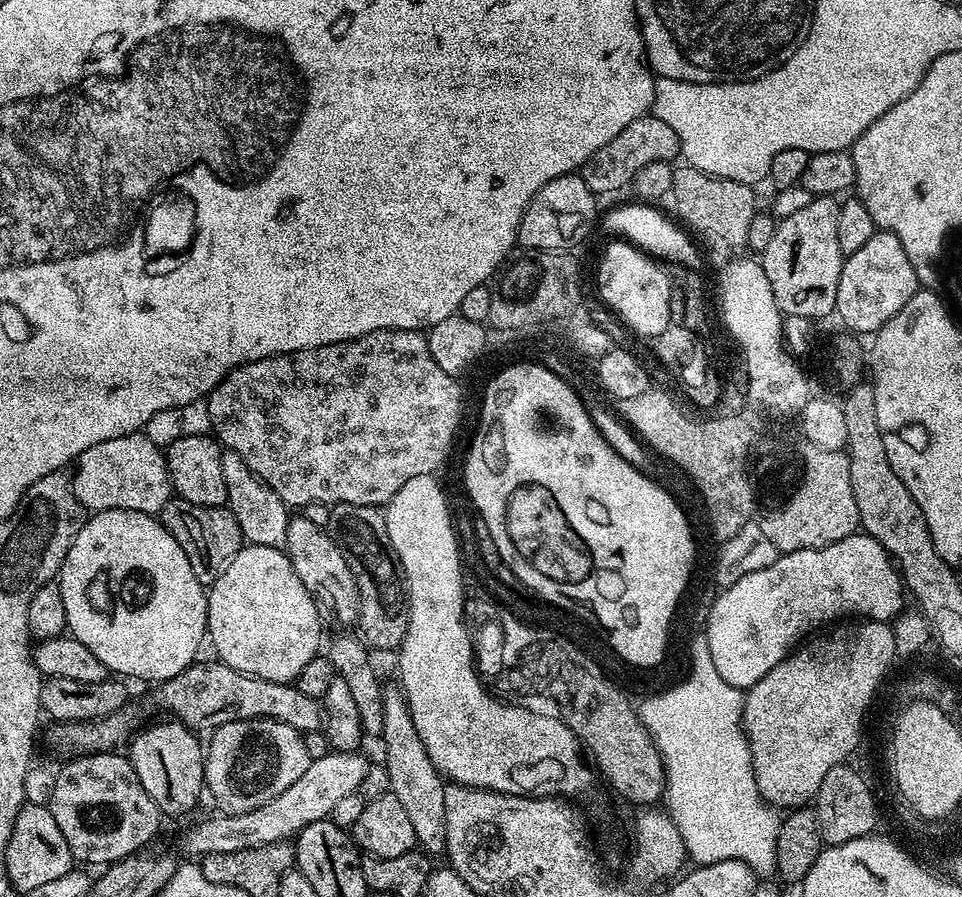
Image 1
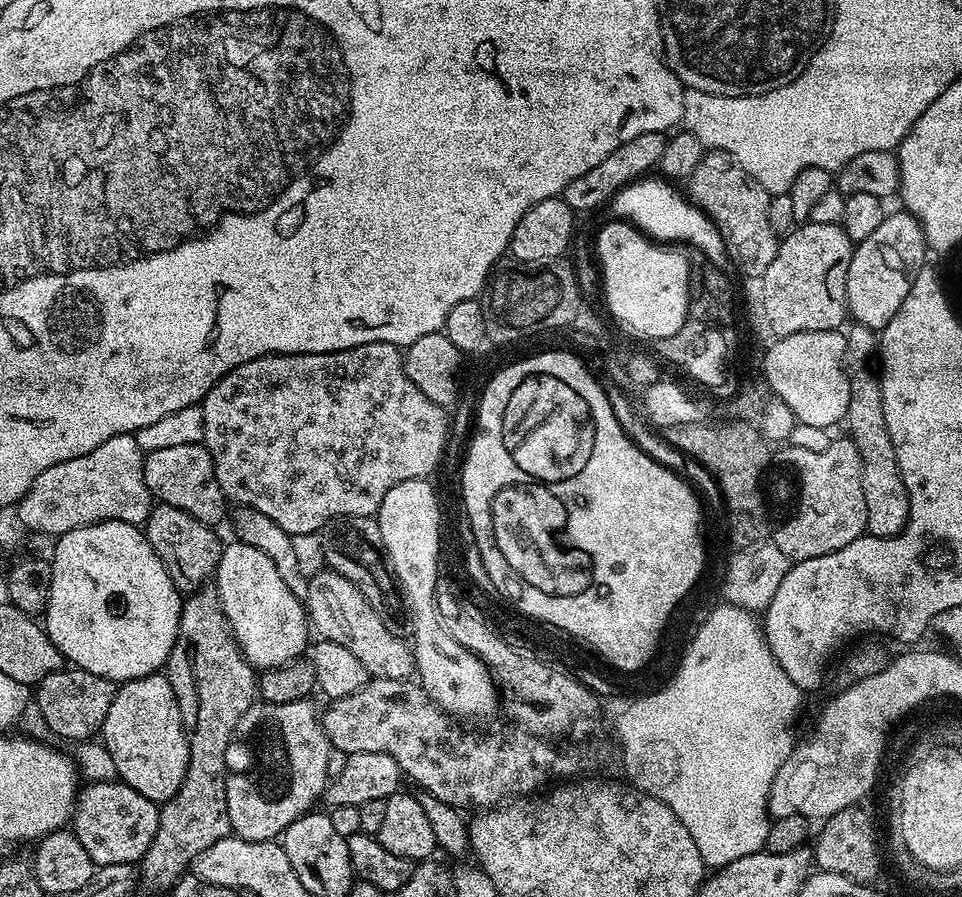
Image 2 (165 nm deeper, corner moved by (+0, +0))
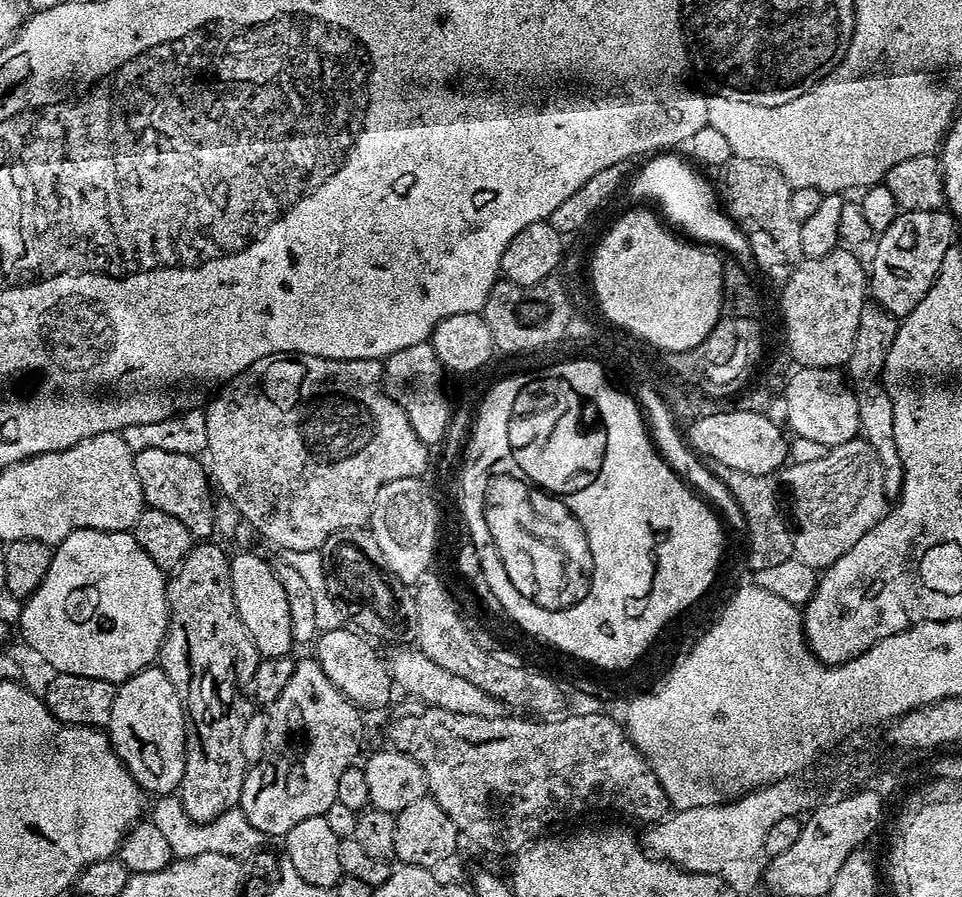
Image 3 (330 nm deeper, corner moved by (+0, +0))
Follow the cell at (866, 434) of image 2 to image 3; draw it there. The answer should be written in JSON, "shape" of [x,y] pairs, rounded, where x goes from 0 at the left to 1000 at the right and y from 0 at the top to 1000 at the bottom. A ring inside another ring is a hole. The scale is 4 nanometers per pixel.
{"shape":[[[910,337],[899,338],[896,355],[892,355],[892,372],[888,372],[888,395],[884,395],[879,407],[879,419],[884,431],[891,444],[894,478],[897,489],[913,506],[919,523],[917,524],[917,542],[921,542],[924,555],[935,554],[940,541],[940,521],[933,506],[933,497],[929,488],[929,453],[919,427],[919,405],[921,395],[931,376],[932,353],[925,351],[920,343]]]}

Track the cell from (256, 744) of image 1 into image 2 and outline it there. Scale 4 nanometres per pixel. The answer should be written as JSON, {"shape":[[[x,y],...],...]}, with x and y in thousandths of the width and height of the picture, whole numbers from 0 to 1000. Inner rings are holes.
{"shape":[[[323,779],[296,785],[266,783],[251,800],[249,812],[258,815],[258,821],[266,833],[266,853],[259,861],[249,861],[246,865],[245,862],[238,864],[235,876],[235,903],[239,907],[239,921],[241,928],[249,935],[272,939],[294,933],[295,924],[300,923],[317,905],[325,904],[330,900],[328,891],[332,887],[334,891],[338,886],[343,873],[340,865],[340,851],[346,832],[337,817],[337,810],[333,807],[331,789],[328,794],[324,784]],[[264,878],[272,881],[272,887],[279,892],[260,892],[260,890],[272,890],[272,887],[266,887]]]}

